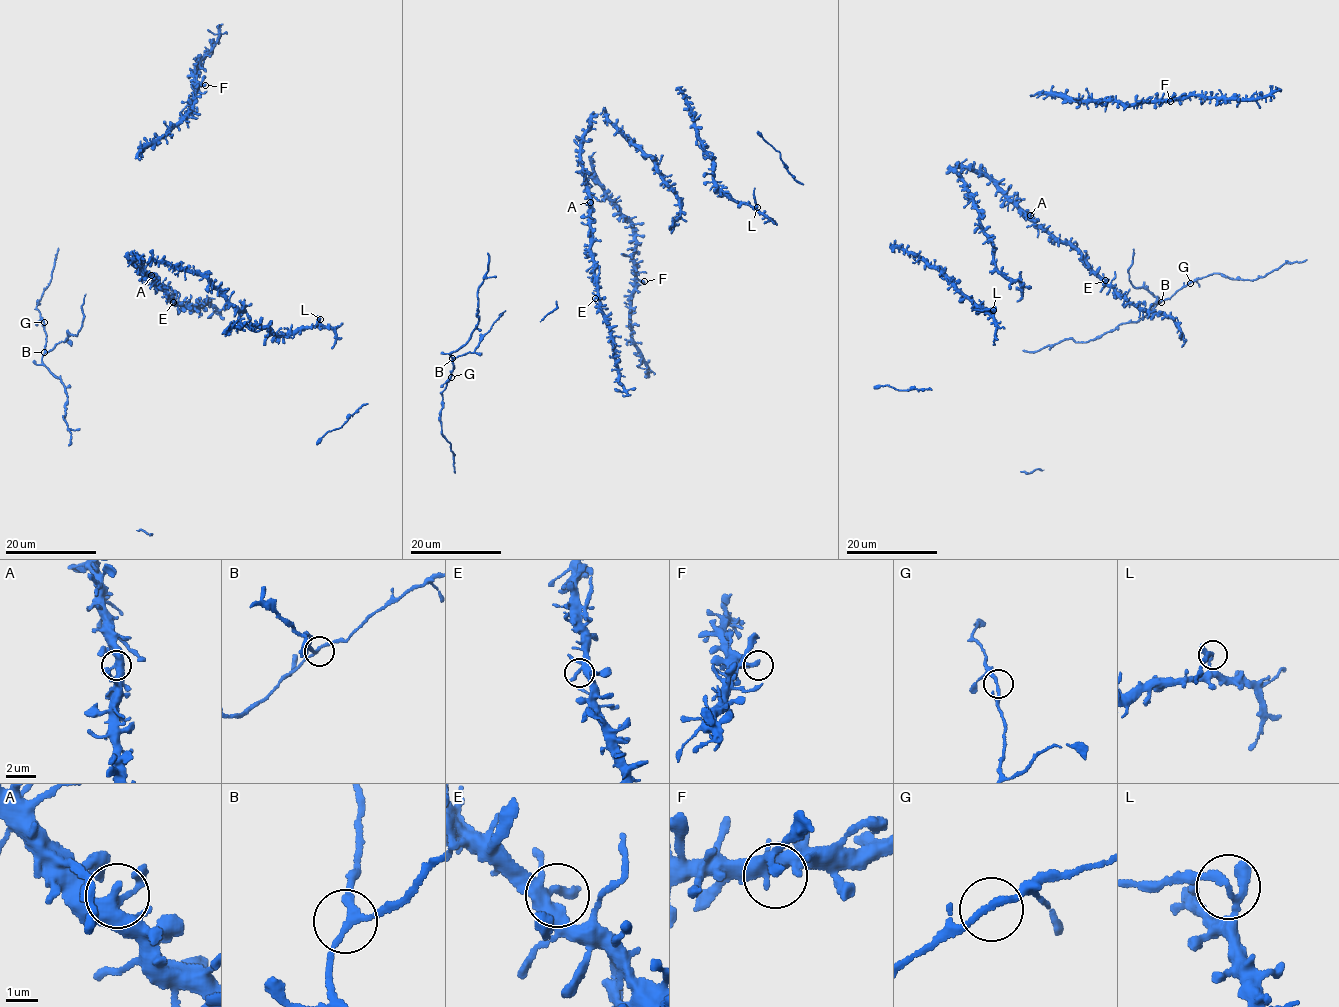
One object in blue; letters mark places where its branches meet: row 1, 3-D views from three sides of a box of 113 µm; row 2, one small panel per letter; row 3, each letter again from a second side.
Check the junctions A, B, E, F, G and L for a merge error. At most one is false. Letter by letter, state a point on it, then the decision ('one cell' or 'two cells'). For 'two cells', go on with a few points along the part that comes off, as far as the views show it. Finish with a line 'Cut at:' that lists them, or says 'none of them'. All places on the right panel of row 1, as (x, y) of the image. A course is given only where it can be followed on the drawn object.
A: (1030, 215) | one cell
B: (1161, 302) | one cell
E: (1105, 280) | one cell
F: (1170, 101) | one cell
G: (1190, 283) | one cell
L: (993, 310) | two cells | (993, 310), (972, 308)
Cut at: L

